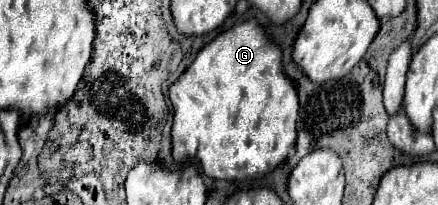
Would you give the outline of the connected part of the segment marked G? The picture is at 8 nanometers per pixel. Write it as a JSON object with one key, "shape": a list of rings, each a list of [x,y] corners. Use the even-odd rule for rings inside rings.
{"shape":[[[248,19],[220,33],[208,43],[194,63],[170,85],[170,101],[174,107],[172,123],[172,157],[174,161],[196,159],[202,171],[212,179],[246,181],[264,177],[282,165],[296,141],[298,93],[282,71],[282,51],[272,43],[262,27]]]}

